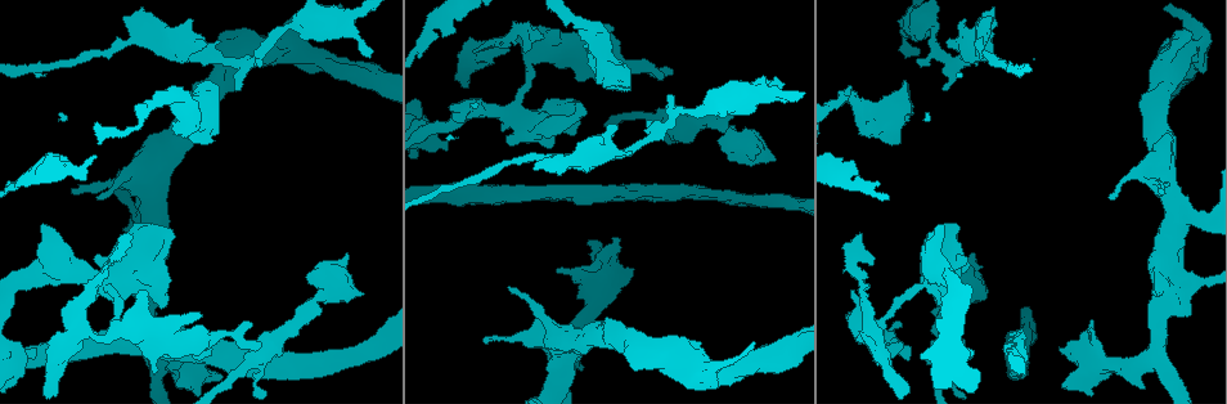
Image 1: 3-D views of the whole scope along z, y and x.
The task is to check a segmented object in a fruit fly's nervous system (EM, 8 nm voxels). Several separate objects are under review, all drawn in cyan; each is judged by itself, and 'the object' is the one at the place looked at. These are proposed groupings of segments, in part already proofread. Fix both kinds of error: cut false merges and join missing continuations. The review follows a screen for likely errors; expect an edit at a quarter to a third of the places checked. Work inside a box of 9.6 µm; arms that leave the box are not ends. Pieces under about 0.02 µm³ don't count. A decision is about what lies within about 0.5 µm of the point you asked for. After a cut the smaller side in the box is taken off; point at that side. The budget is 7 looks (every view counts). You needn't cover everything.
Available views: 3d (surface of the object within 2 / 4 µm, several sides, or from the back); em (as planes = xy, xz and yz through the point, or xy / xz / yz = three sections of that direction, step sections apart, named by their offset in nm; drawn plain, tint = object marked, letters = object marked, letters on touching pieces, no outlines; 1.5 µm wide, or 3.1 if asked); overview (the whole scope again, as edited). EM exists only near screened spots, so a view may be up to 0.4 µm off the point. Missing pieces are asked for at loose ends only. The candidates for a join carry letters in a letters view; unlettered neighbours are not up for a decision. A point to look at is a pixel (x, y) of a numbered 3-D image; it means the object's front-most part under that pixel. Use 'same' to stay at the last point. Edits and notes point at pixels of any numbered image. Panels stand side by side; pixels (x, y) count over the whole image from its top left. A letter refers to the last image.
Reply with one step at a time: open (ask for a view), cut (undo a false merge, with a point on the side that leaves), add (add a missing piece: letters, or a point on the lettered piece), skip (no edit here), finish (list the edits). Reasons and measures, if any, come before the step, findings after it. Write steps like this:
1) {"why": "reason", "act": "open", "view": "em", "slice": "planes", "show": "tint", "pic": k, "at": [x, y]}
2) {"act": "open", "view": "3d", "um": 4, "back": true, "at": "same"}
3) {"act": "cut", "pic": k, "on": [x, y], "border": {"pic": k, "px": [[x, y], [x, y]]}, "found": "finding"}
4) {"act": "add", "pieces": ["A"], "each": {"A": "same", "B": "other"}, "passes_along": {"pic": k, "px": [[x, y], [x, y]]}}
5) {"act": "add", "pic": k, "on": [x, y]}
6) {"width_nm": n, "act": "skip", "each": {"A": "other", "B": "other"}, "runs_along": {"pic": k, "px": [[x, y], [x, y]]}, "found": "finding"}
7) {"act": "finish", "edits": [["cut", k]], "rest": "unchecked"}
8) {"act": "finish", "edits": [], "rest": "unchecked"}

{"why": "an open end", "act": "open", "view": "3d", "um": 2, "back": true, "pic": 1, "at": [949, 45]}

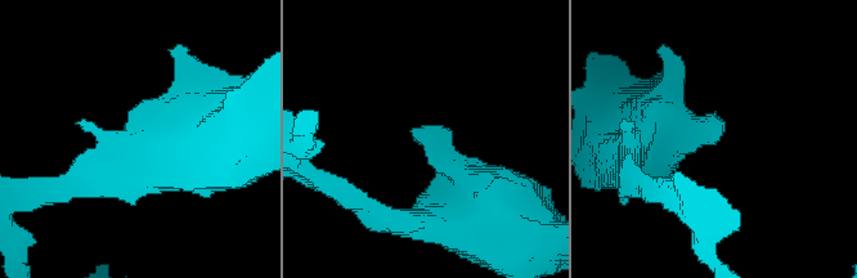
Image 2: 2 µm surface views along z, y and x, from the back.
{"act": "open", "view": "em", "slice": "xz", "step": 8, "show": "letters", "pic": 2, "at": [409, 131]}

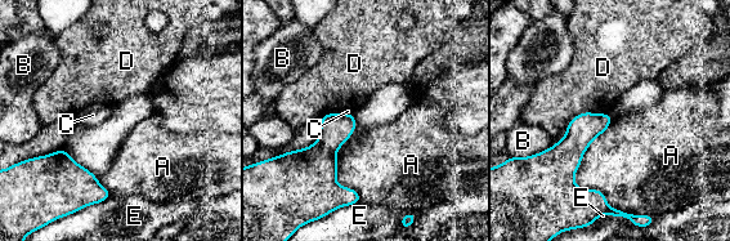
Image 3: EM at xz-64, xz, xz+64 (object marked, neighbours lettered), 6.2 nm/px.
{"act": "open", "view": "em", "slice": "planes", "show": "letters", "at": "same"}

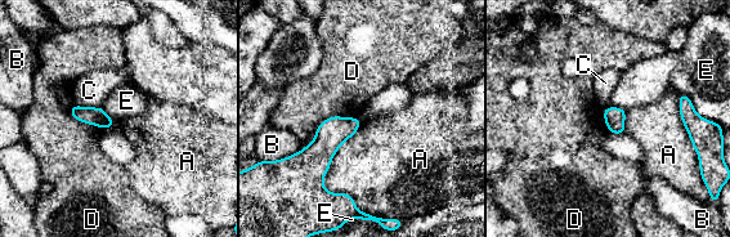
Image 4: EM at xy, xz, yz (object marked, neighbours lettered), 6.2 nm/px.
{"act": "skip", "each": {"A": "other", "B": "other", "C": "other", "D": "other", "E": "other"}, "border": {"pic": 4, "px": [[362, 124], [323, 179], [359, 211]]}, "found": "none of them fits"}

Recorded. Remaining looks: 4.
{"why": "calibre changes", "act": "open", "view": "3d", "um": 2, "back": true, "pic": 1, "at": [119, 46]}

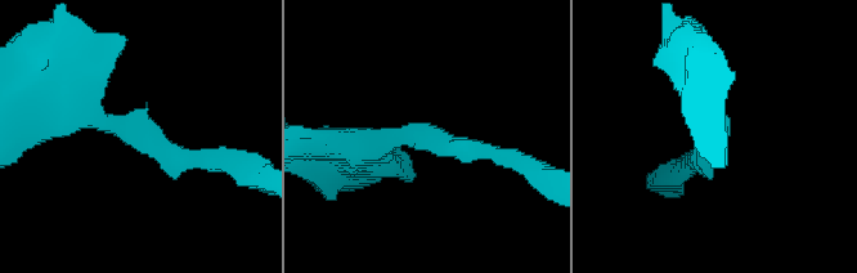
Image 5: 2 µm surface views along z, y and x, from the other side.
{"why": "need the tissue", "act": "open", "view": "em", "slice": "planes", "show": "plain", "pic": 5, "at": [421, 139]}

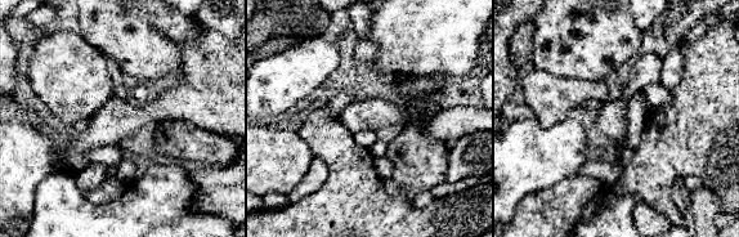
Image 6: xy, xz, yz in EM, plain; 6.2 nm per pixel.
{"act": "open", "view": "em", "slice": "planes", "show": "letters", "at": "same"}

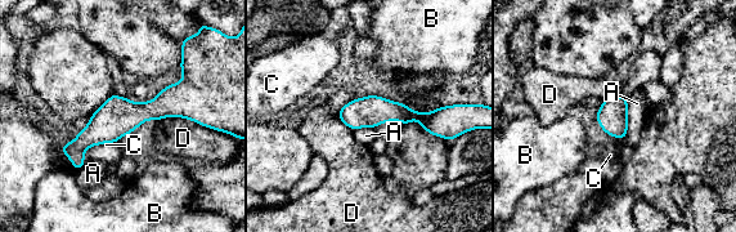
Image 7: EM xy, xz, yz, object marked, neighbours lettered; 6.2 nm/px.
{"width_nm": 190, "act": "skip", "each": {"A": "other", "B": "other", "C": "other", "D": "other"}, "runs_along": {"pic": 7, "px": [[200, 110], [117, 116], [66, 151]]}, "found": "one cell here"}

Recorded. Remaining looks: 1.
{"act": "finish", "edits": [], "rest": "unchecked"}

